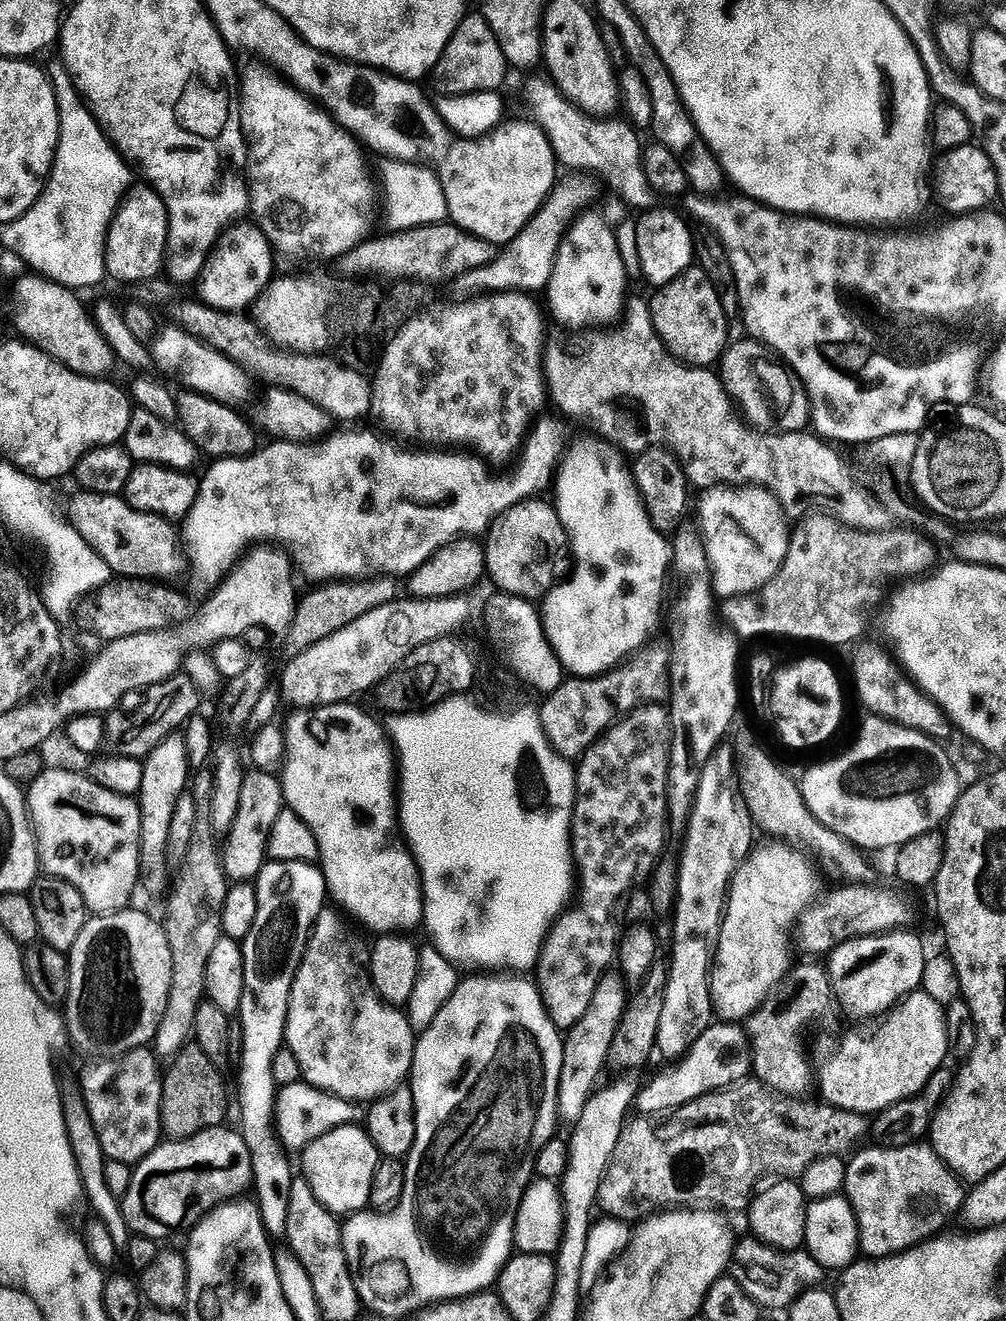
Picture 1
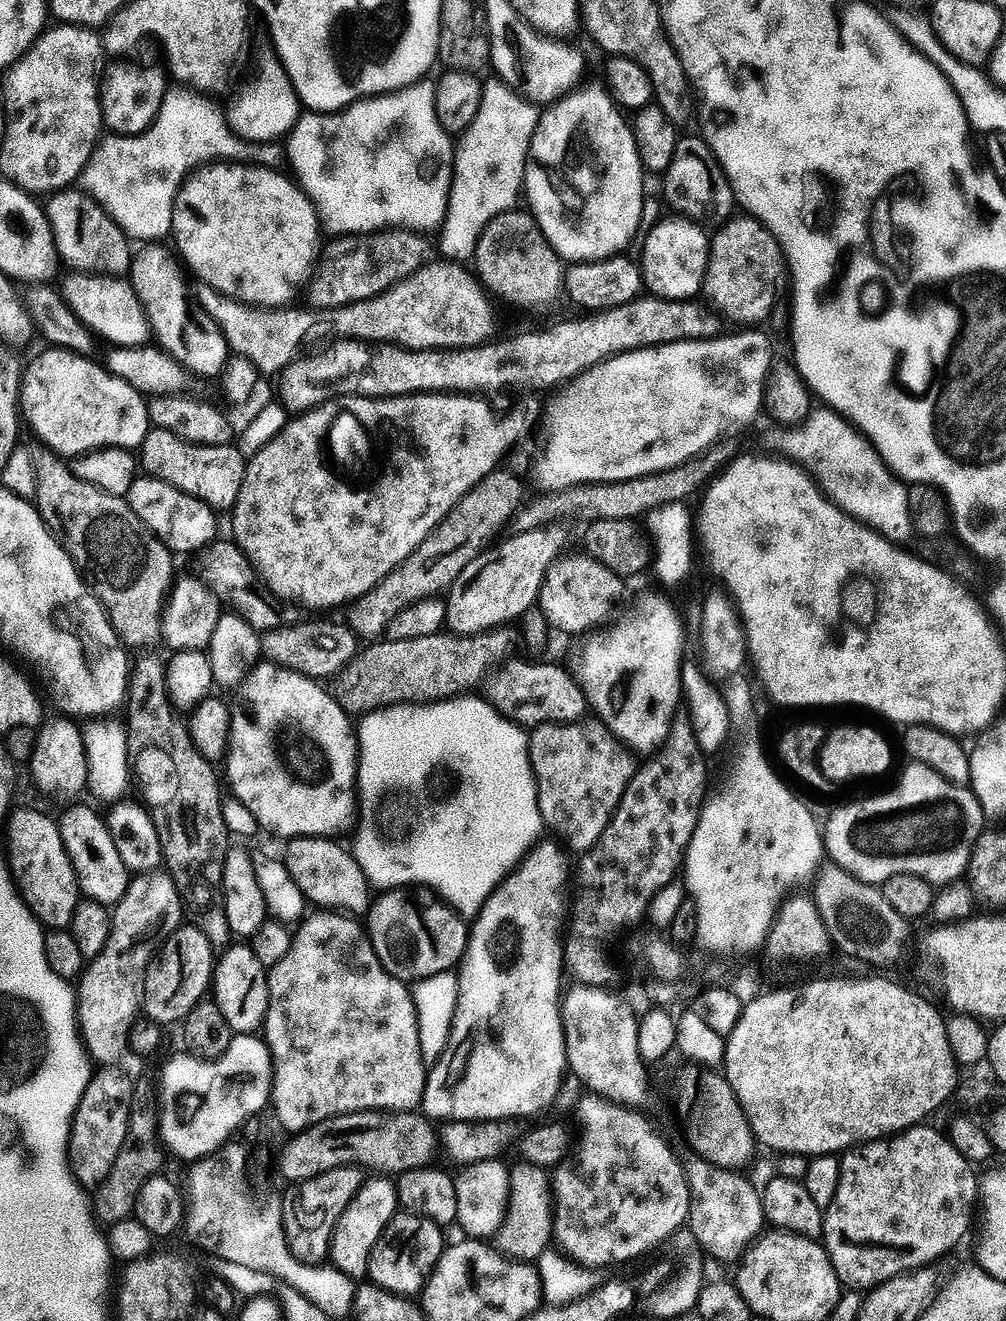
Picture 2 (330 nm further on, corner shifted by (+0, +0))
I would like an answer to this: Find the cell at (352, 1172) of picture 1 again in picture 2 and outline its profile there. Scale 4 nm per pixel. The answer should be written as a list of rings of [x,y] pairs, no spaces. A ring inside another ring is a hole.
[[[372,1178],[369,1184],[367,1181],[342,1214],[332,1236],[330,1260],[335,1269],[351,1276],[356,1282],[363,1281],[368,1276],[368,1259],[372,1257],[378,1238],[382,1238],[397,1210],[396,1186],[391,1179]]]

